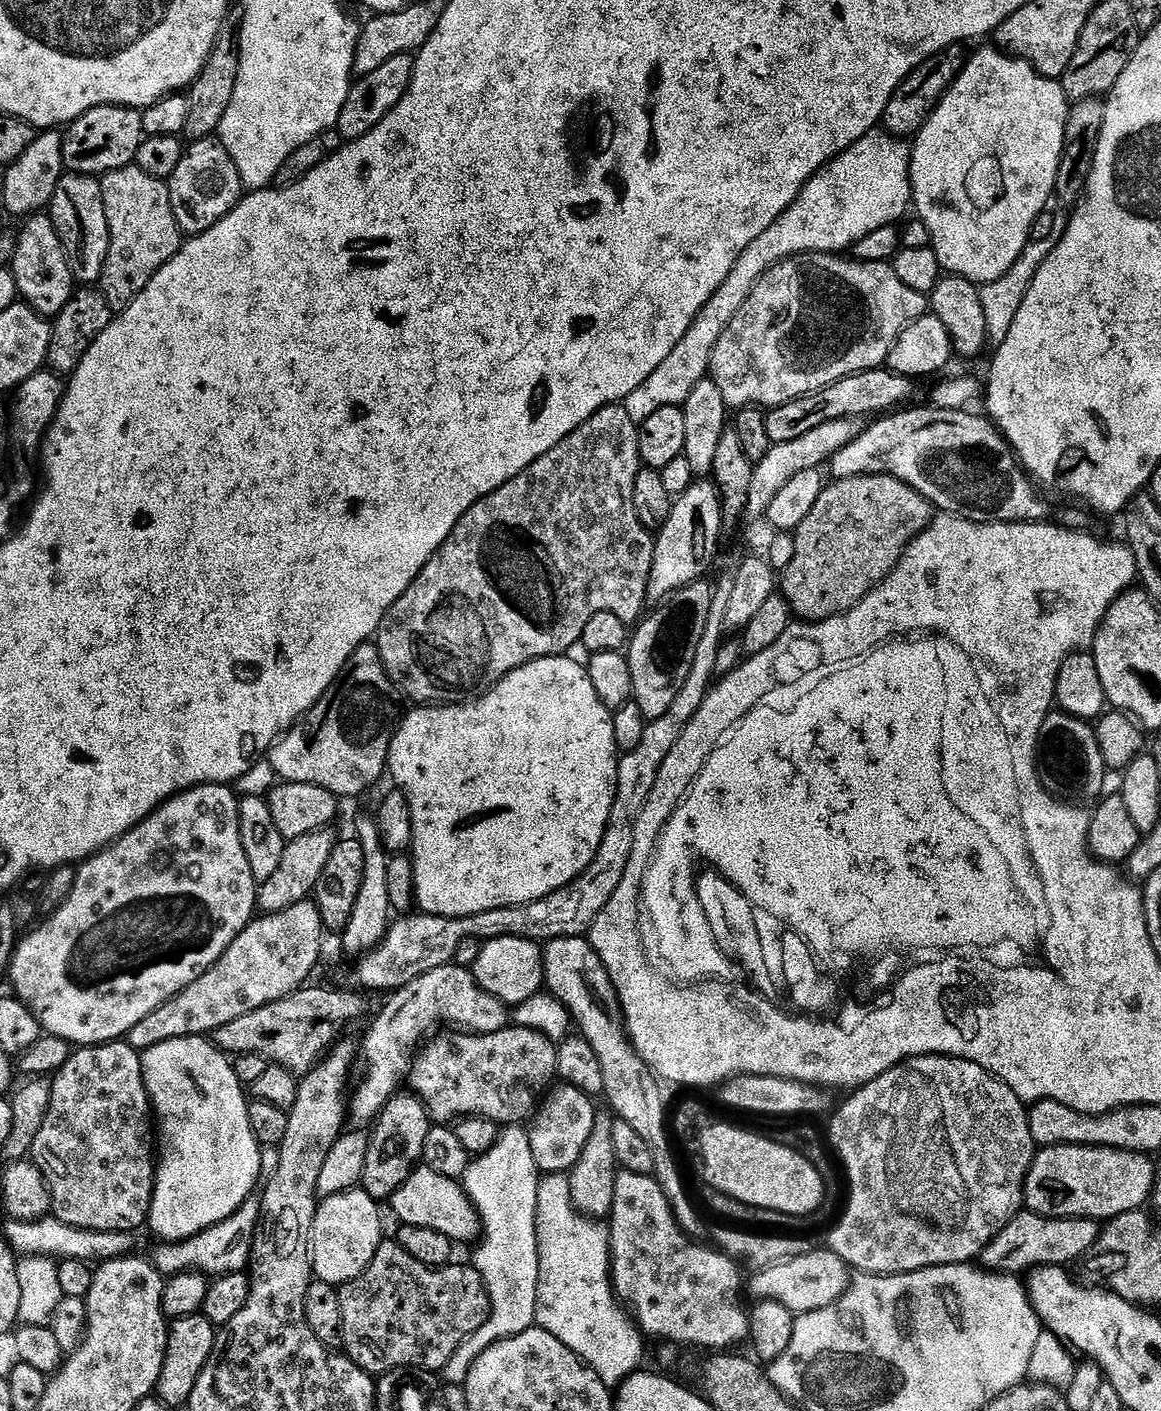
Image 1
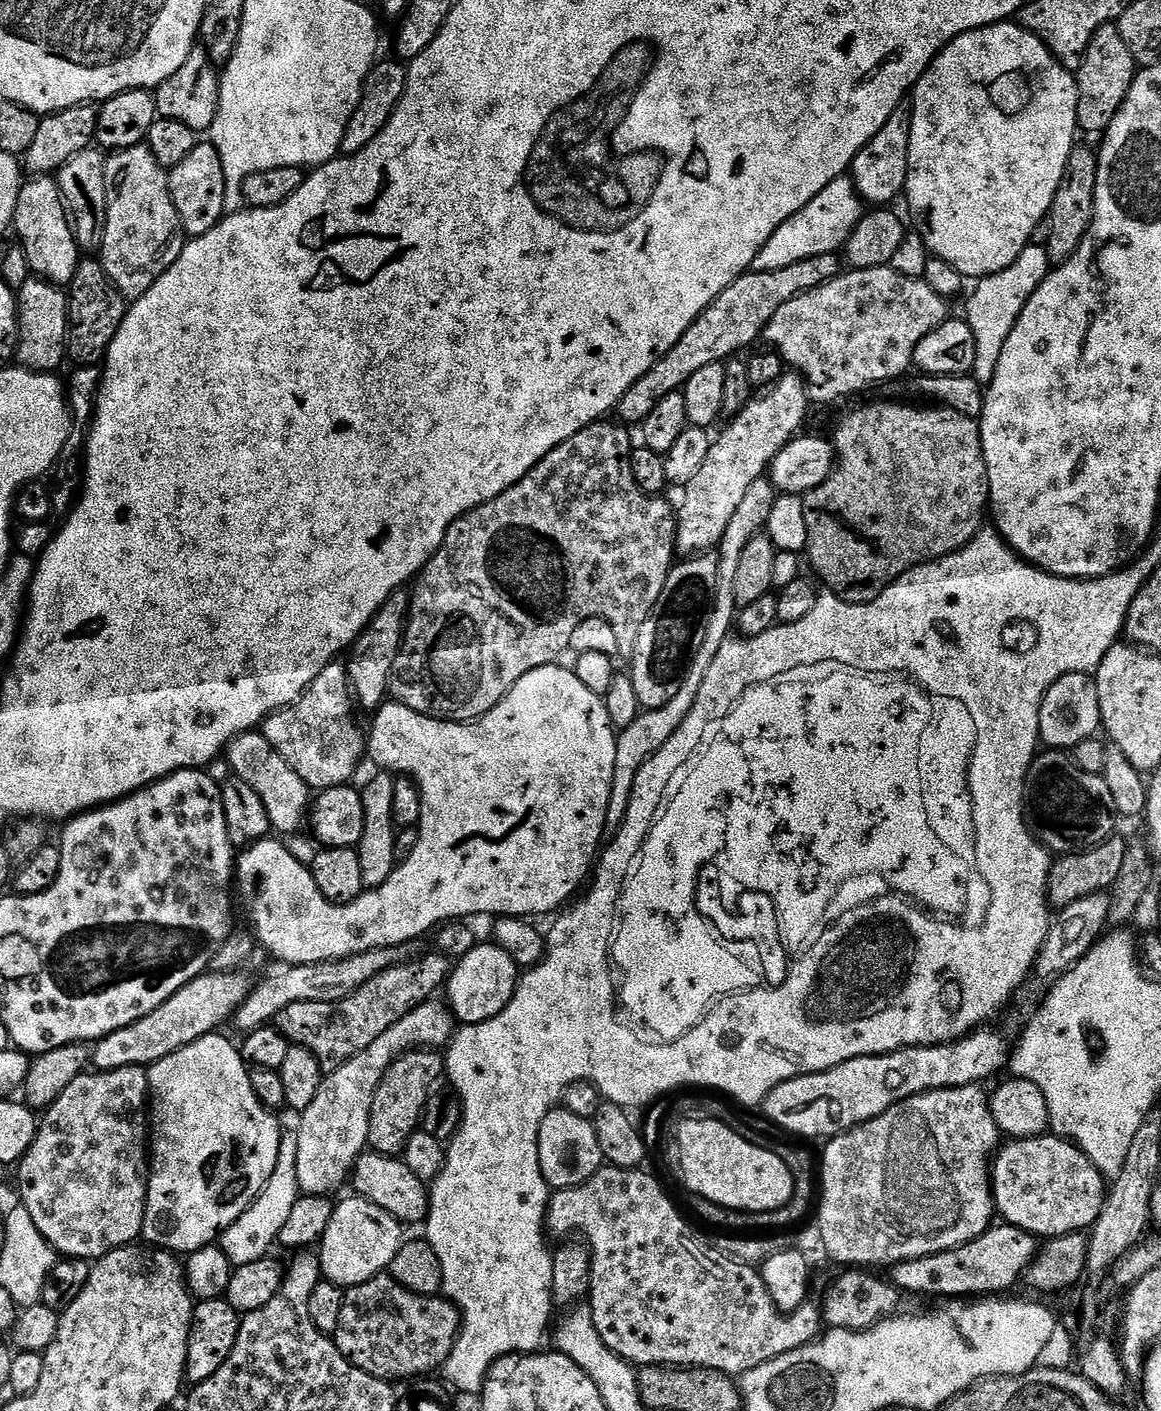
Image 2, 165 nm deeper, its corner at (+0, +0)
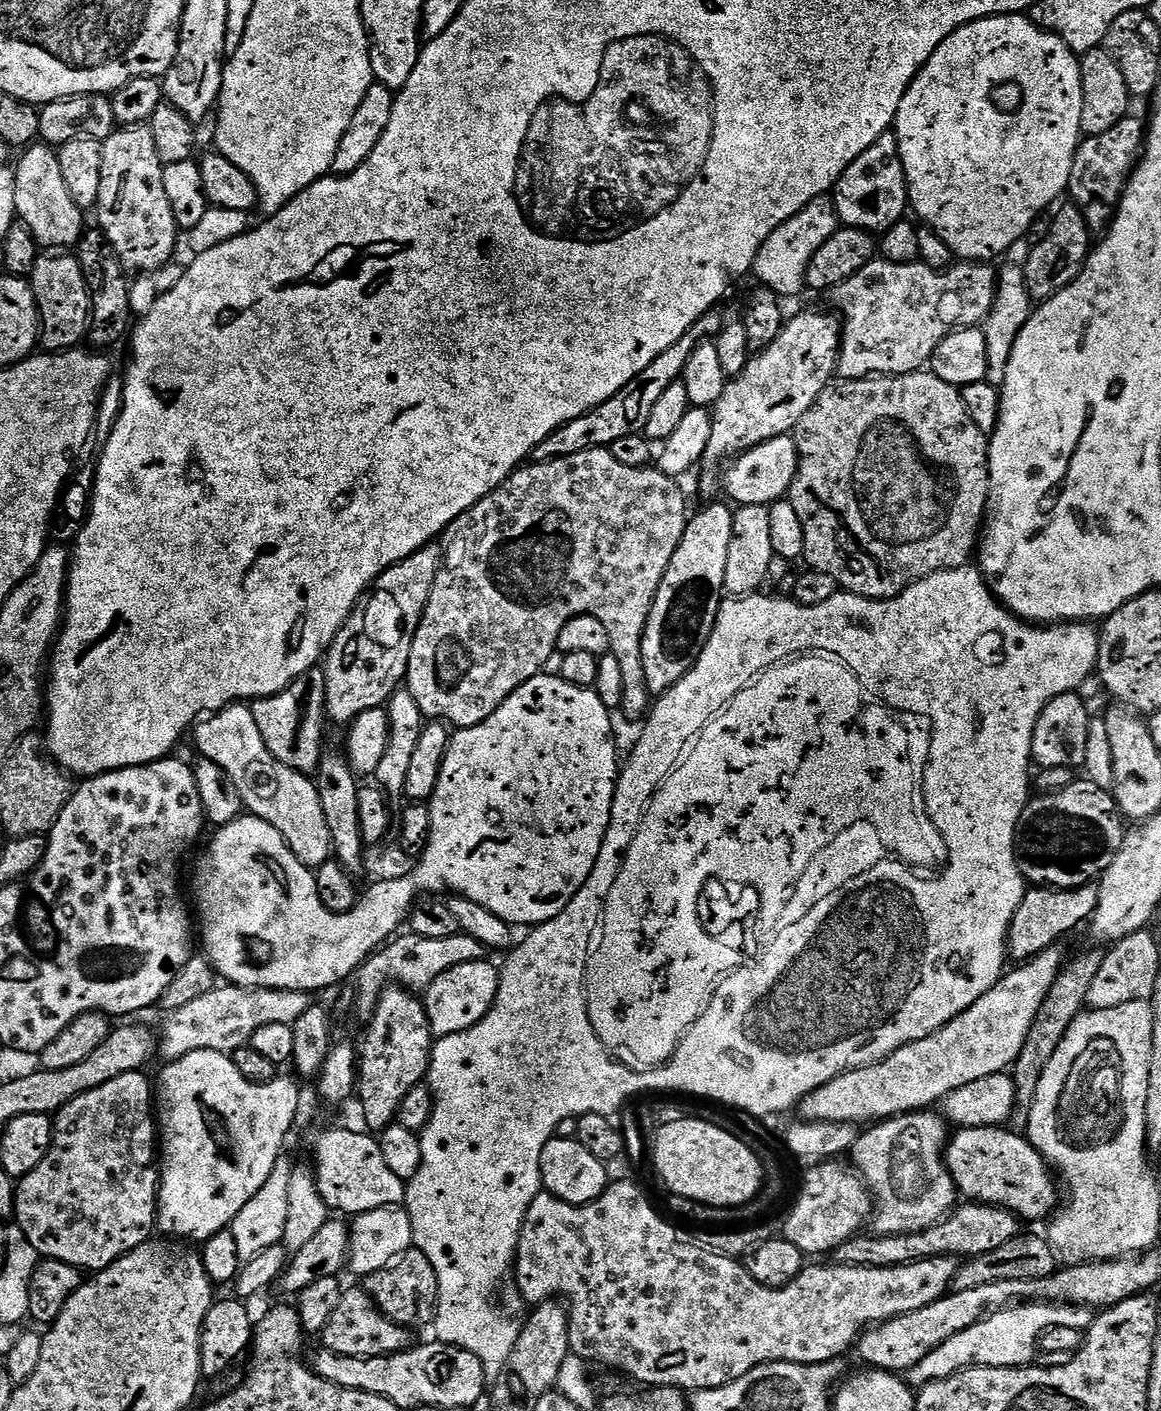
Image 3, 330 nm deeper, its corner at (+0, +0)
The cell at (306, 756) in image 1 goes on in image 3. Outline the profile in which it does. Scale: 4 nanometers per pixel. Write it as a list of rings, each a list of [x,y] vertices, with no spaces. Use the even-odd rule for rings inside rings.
[[[323,667],[310,669],[305,676],[300,676],[278,695],[265,696],[263,700],[255,701],[251,710],[270,754],[274,754],[278,762],[305,774],[315,773],[319,769],[322,759],[320,751],[324,748],[324,724],[326,725]]]

